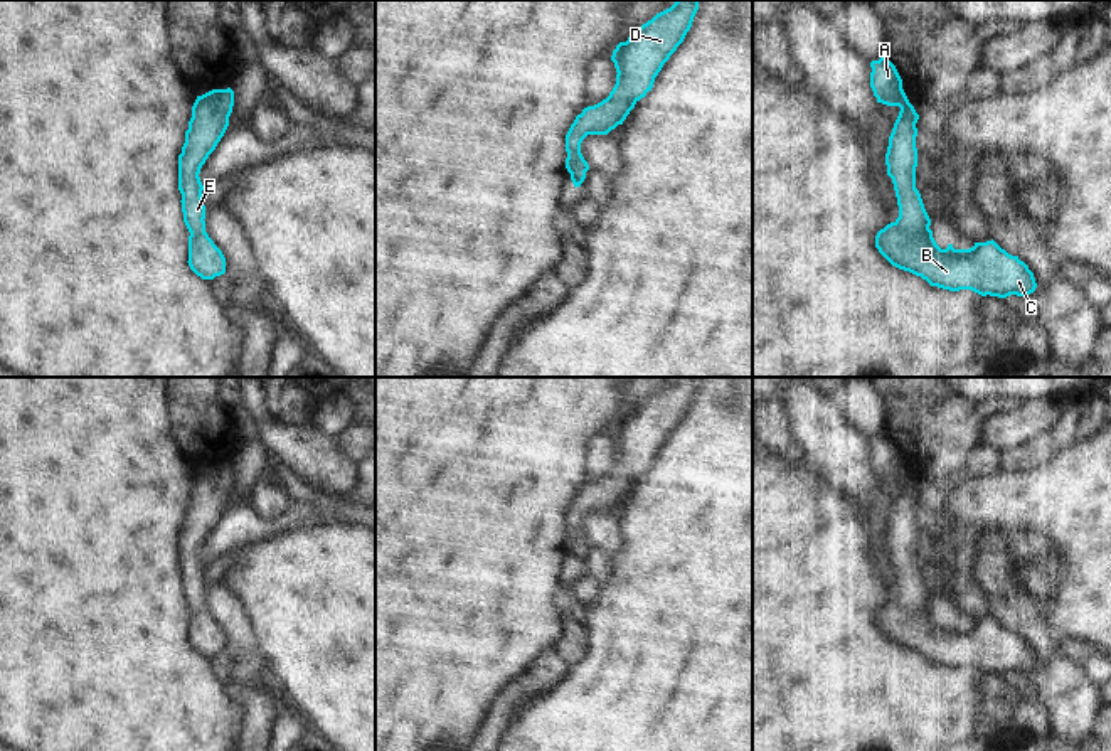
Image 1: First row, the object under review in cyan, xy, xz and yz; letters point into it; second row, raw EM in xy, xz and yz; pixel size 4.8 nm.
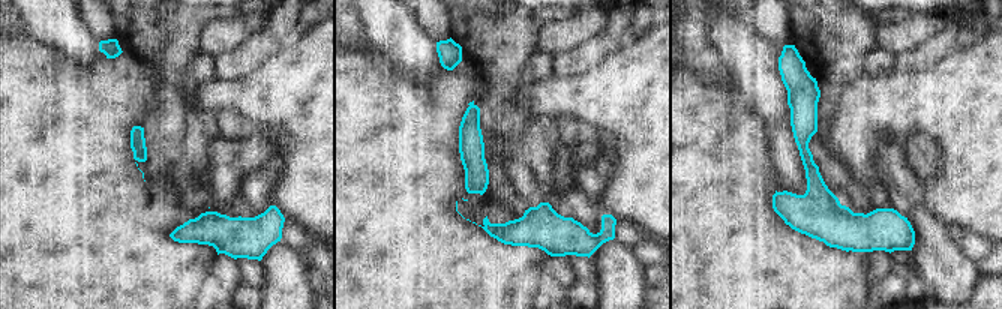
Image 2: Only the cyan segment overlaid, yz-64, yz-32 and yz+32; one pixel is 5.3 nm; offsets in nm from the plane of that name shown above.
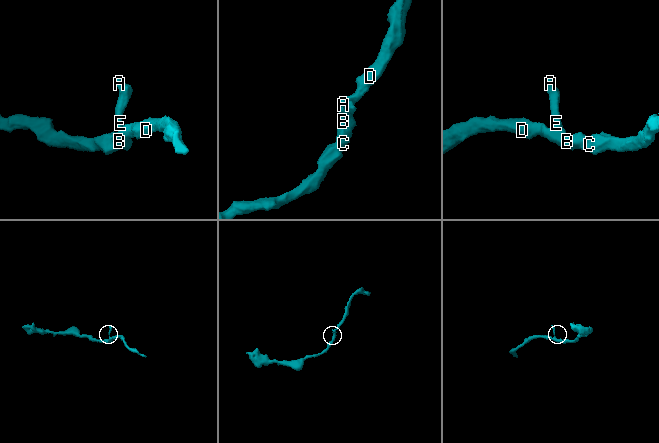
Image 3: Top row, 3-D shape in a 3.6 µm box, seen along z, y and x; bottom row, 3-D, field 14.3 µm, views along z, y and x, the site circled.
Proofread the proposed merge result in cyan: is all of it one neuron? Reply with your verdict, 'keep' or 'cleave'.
keep

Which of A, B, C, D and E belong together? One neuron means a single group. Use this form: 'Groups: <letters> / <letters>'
Groups: A B C D E.

